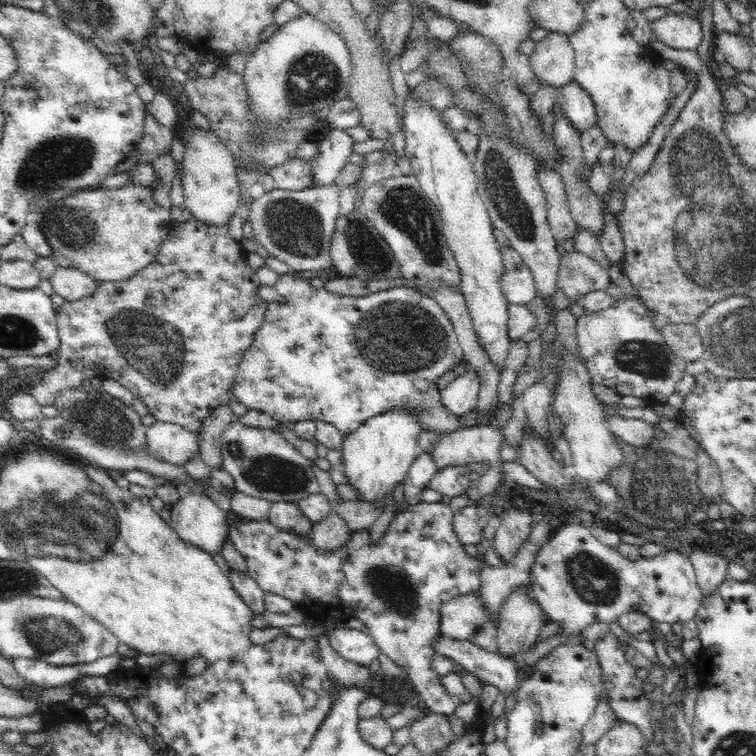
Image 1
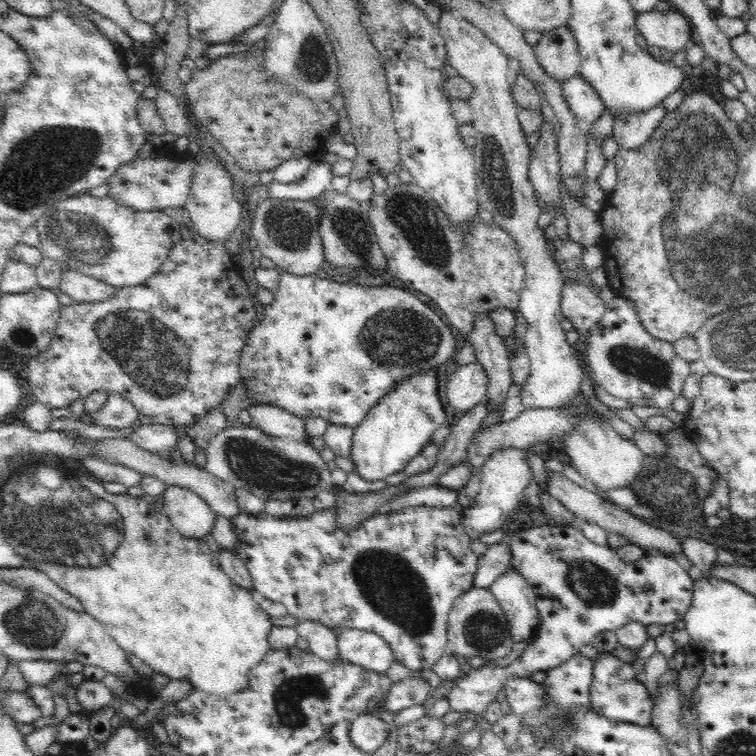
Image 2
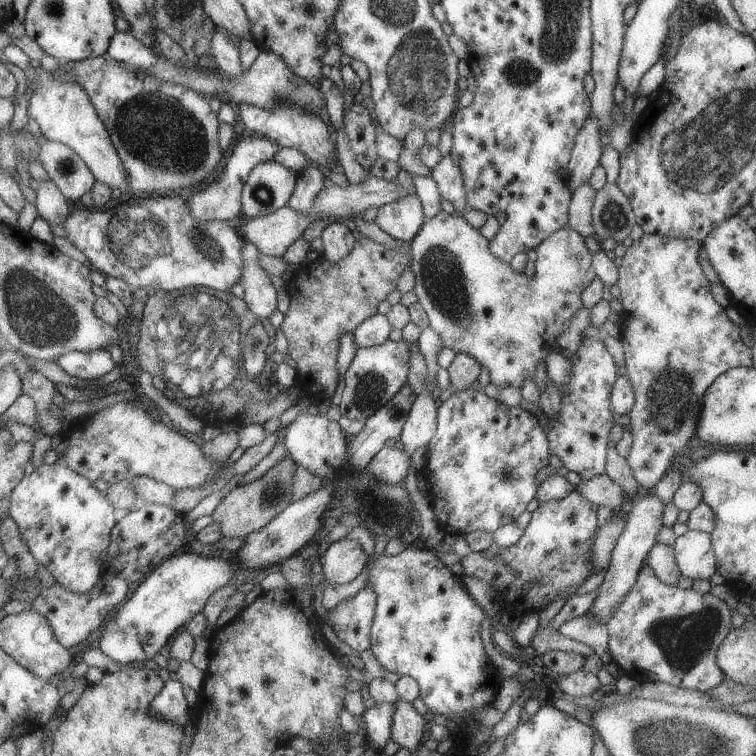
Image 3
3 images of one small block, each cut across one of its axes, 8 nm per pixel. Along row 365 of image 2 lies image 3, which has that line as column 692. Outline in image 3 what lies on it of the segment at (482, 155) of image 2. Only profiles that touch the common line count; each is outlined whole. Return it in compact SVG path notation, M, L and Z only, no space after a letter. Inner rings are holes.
M688 530L672 545L674 560L680 575L696 579L709 579L717 570L712 548L712 538L702 531Z

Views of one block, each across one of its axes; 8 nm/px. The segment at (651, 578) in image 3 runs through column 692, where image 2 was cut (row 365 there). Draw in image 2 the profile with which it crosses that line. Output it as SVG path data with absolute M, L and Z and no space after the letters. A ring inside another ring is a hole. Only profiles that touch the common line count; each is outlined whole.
M615 297L605 309L602 319L596 322L596 326L590 330L586 355L588 355L588 363L592 369L593 380L608 394L626 400L631 406L651 406L658 410L674 410L672 403L675 398L682 395L684 380L692 374L690 364L676 355L672 343L650 337L650 334L643 330L633 302L626 298Z

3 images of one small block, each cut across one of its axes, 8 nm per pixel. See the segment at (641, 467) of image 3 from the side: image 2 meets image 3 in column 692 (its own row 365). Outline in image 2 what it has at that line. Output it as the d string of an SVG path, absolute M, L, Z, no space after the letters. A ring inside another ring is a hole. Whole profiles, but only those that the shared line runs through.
M282 272L280 275L280 284L278 292L274 297L274 301L266 306L266 314L264 320L253 327L252 334L248 338L247 344L244 346L240 355L240 376L241 381L247 386L247 390L253 394L253 398L260 404L272 404L279 406L287 412L295 416L306 417L322 417L324 421L328 421L330 425L336 424L341 426L356 427L364 420L368 410L372 406L376 406L376 402L386 392L390 392L396 382L400 382L404 376L410 376L414 372L426 371L429 369L442 369L445 365L453 360L457 352L456 340L454 334L450 331L449 326L444 324L438 317L438 314L422 302L416 296L413 296L396 282L390 286L386 286L386 300L362 300L362 296L370 296L370 288L354 283L338 283L330 278L318 278L314 275L294 275Z

